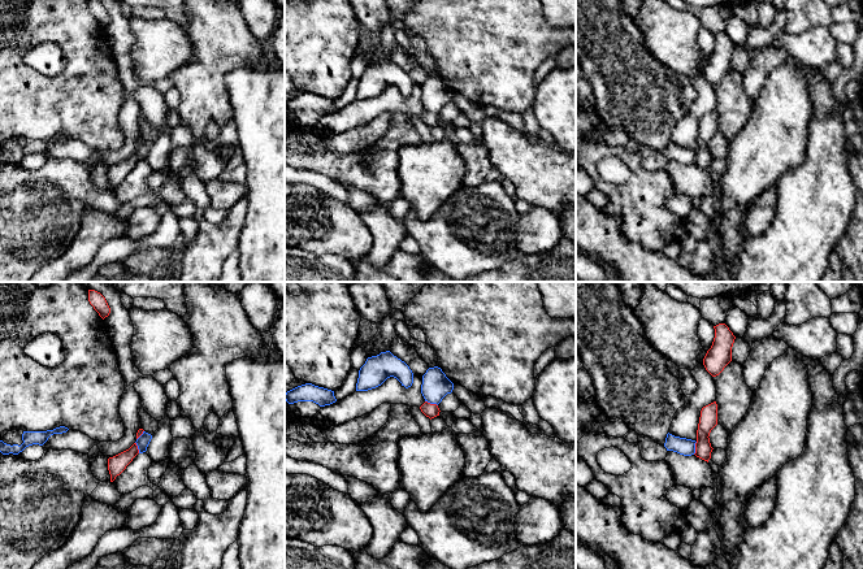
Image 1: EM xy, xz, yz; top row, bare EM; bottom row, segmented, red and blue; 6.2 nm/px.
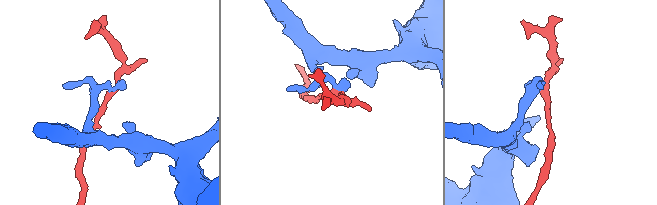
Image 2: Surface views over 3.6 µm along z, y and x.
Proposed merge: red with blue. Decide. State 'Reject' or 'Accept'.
Reject

